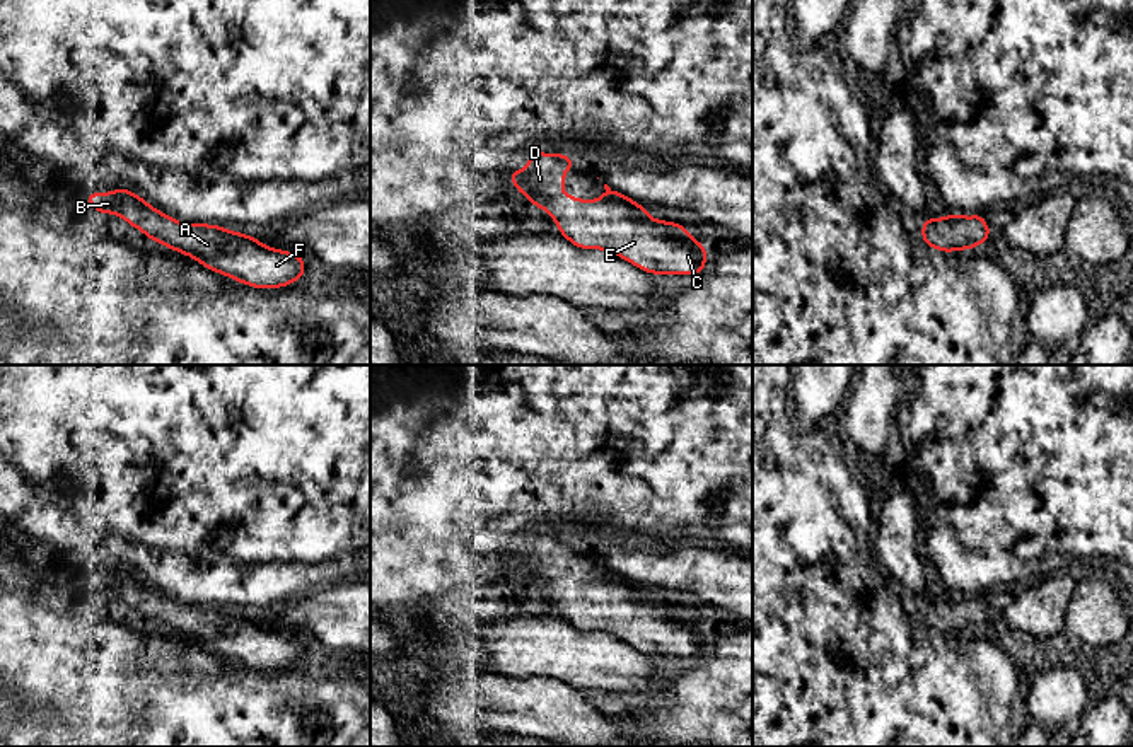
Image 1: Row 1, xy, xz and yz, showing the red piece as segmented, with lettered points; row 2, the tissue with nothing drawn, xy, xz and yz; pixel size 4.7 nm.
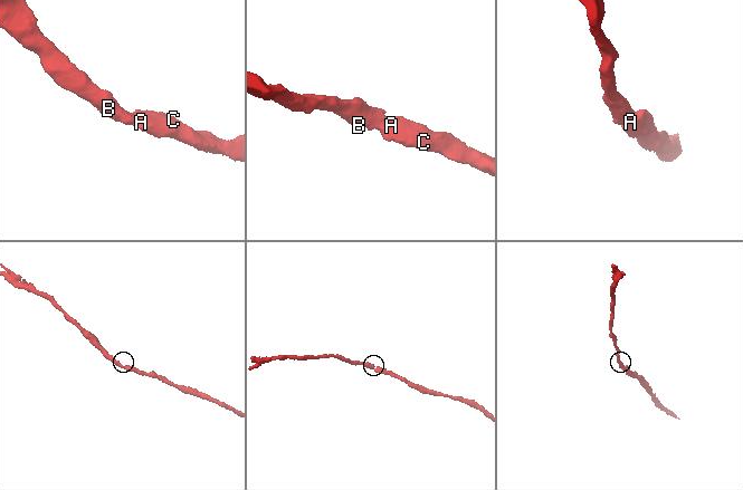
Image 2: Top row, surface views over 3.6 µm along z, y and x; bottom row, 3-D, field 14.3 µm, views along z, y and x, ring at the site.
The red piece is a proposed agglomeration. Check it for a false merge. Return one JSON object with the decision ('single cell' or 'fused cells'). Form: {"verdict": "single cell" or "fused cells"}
{"verdict": "single cell"}

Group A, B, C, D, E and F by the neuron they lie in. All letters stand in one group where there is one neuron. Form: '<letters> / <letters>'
A B C D E F

